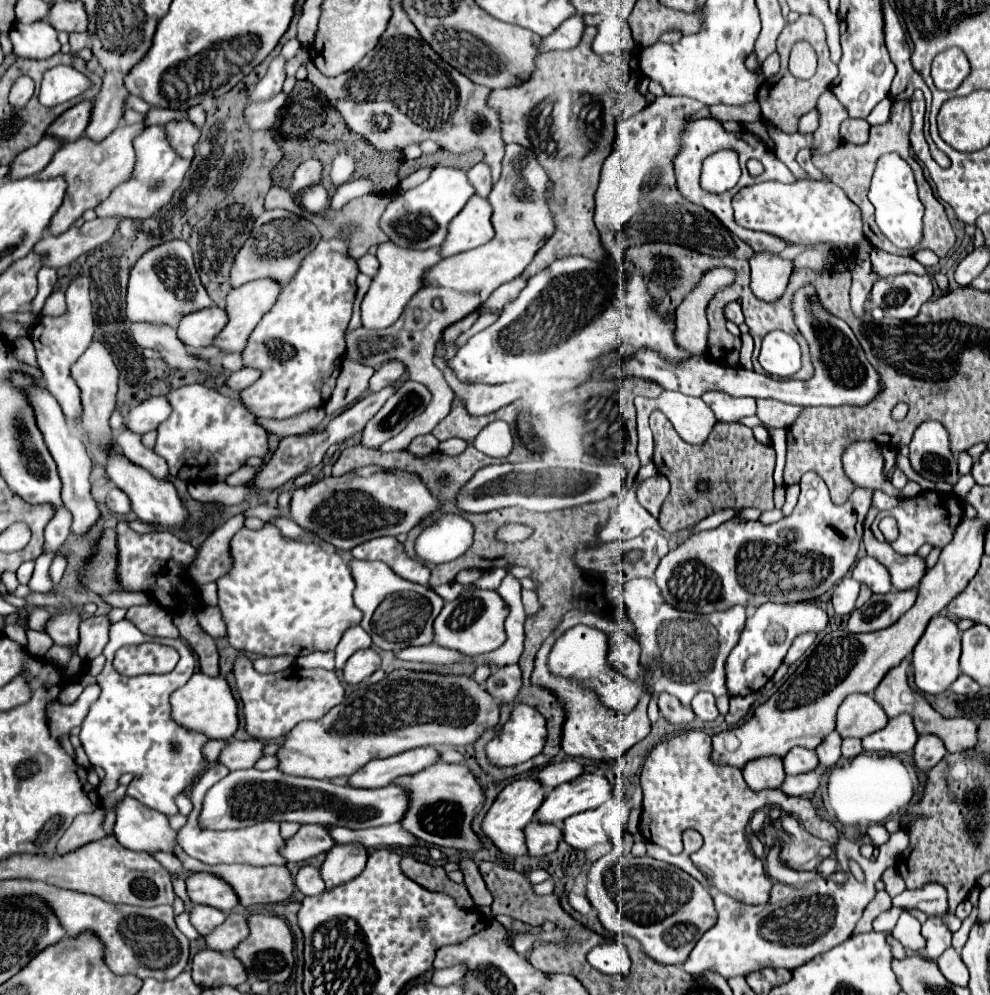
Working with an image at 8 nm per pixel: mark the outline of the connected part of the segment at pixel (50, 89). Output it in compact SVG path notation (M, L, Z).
M56 66L44 72L40 88L40 104L46 108L58 106L66 100L80 96L92 86L90 78L72 66Z

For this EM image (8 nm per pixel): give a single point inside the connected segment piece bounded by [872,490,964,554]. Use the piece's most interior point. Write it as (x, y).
(924, 519)

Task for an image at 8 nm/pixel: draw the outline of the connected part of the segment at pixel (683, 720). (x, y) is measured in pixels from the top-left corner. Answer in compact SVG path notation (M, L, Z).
M666 692L660 694L658 698L658 708L662 712L662 716L670 722L670 724L690 724L694 720L694 712L688 706L682 706L680 700L676 700L674 696L668 696Z

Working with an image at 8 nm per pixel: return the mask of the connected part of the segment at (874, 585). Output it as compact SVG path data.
M862 558L862 560L858 560L856 568L852 570L852 576L858 582L866 584L874 594L886 594L890 590L890 574L874 558Z

